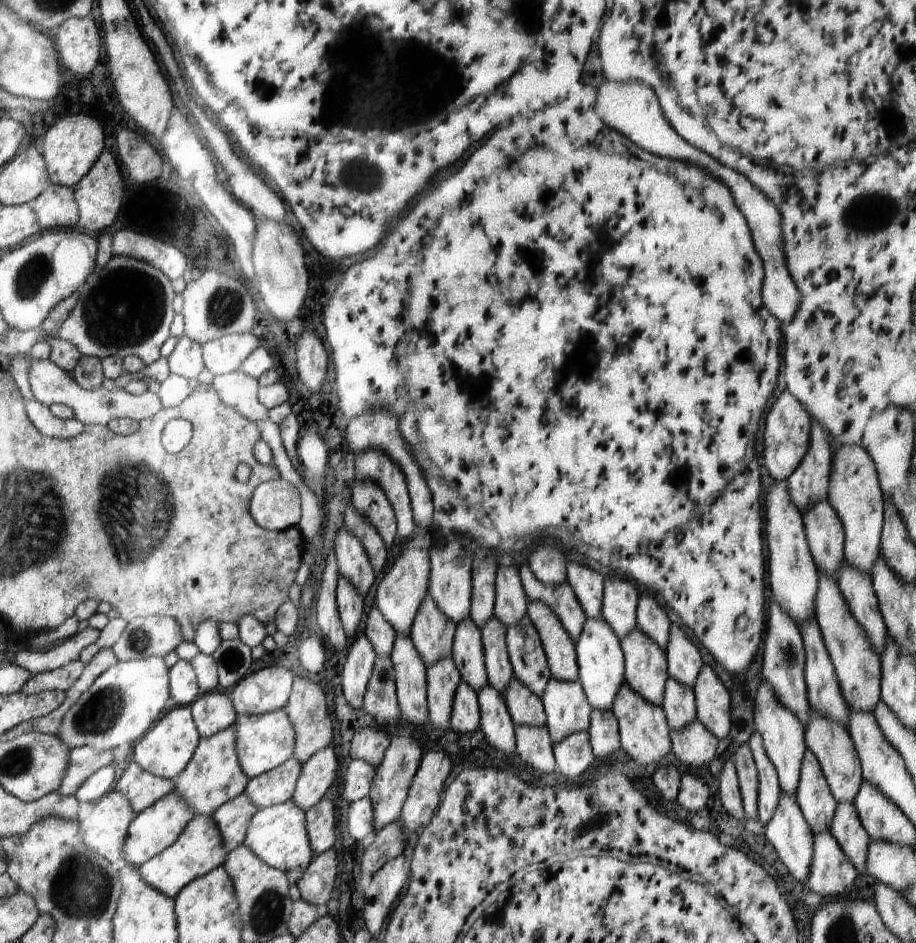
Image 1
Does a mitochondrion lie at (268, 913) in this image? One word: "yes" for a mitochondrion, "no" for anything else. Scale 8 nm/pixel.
yes

